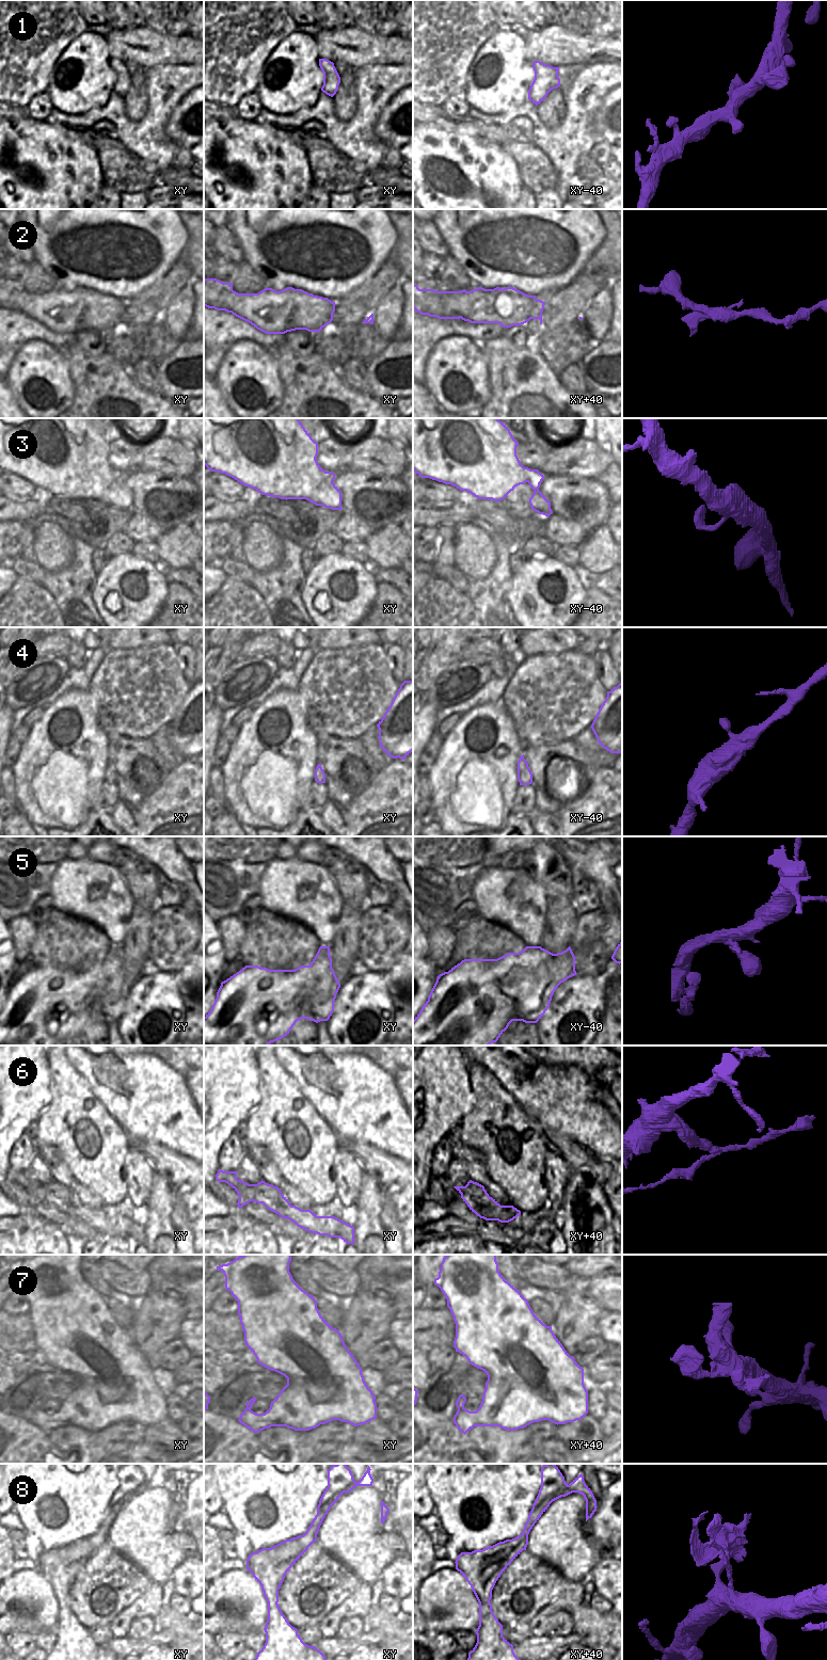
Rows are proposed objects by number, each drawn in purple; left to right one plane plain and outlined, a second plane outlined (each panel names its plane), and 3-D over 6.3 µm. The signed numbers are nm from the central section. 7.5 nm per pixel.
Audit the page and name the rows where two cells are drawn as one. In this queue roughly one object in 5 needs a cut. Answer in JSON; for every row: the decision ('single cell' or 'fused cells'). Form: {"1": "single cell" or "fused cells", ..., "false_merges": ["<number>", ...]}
{"1": "single cell", "2": "fused cells", "3": "single cell", "4": "single cell", "5": "single cell", "6": "fused cells", "7": "single cell", "8": "fused cells", "false_merges": ["2", "6", "8"]}

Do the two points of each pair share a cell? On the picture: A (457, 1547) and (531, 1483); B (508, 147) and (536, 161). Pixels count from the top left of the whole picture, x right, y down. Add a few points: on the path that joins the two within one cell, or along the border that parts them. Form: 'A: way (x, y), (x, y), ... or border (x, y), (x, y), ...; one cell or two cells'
A: way (475, 1532), (486, 1529), (513, 1501); one cell
B: way (514, 148), (529, 159); one cell

